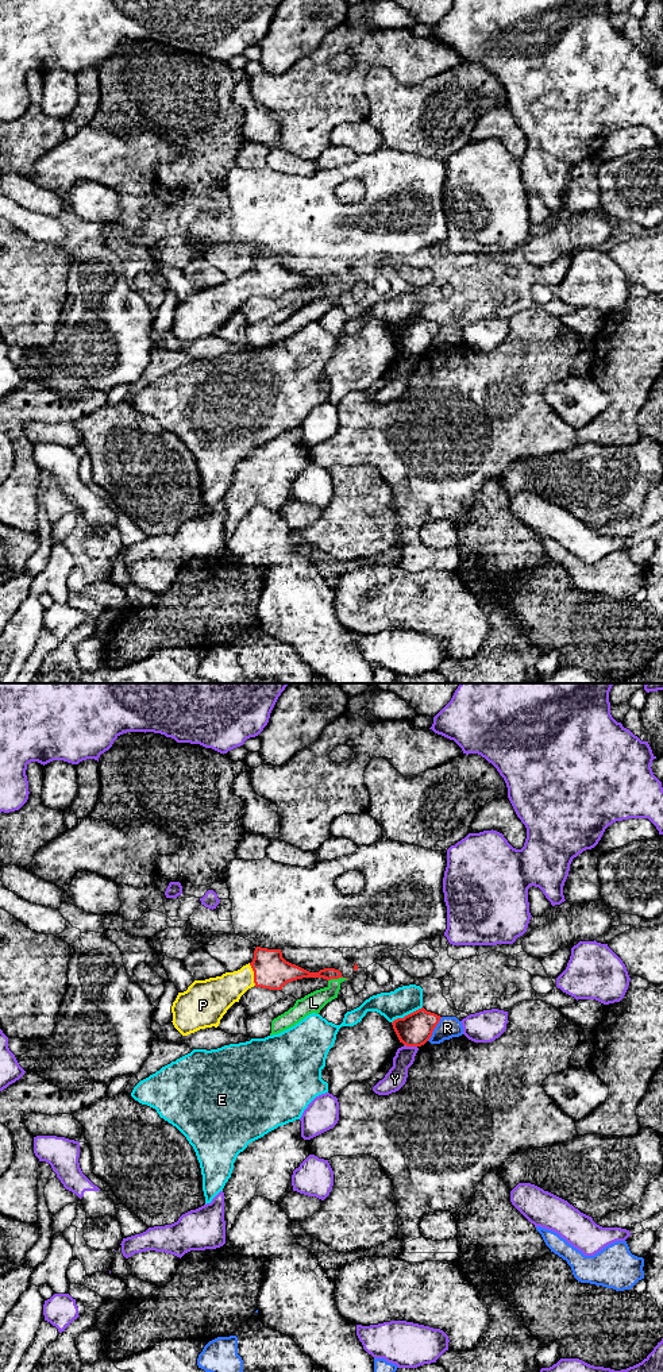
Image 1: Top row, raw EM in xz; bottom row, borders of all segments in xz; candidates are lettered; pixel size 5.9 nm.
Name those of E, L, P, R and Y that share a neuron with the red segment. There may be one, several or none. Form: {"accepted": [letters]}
{"accepted": ["P"]}

